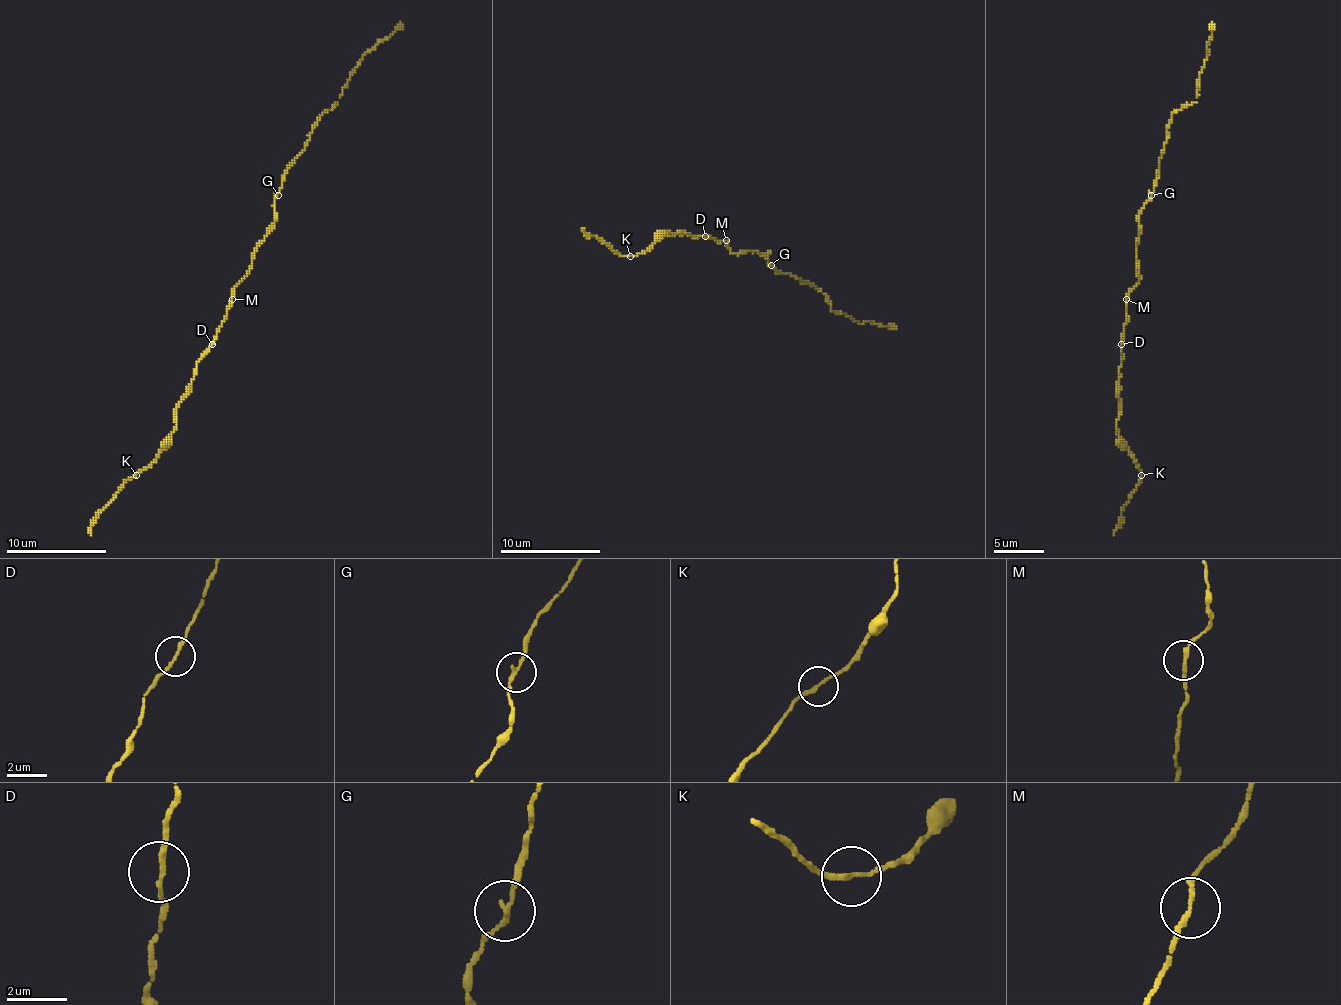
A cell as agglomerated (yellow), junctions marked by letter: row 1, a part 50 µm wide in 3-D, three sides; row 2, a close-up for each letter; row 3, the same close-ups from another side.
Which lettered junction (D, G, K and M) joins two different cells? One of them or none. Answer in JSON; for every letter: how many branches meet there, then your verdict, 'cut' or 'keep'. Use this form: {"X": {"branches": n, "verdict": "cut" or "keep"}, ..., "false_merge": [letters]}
{"D": {"branches": 2, "verdict": "keep"}, "G": {"branches": 2, "verdict": "keep"}, "K": {"branches": 2, "verdict": "keep"}, "M": {"branches": 2, "verdict": "keep"}, "false_merge": []}

